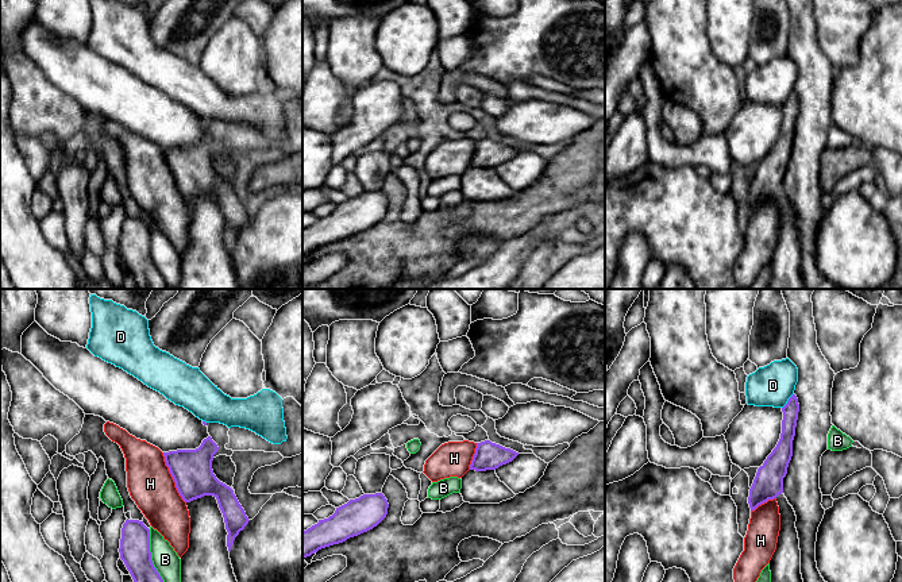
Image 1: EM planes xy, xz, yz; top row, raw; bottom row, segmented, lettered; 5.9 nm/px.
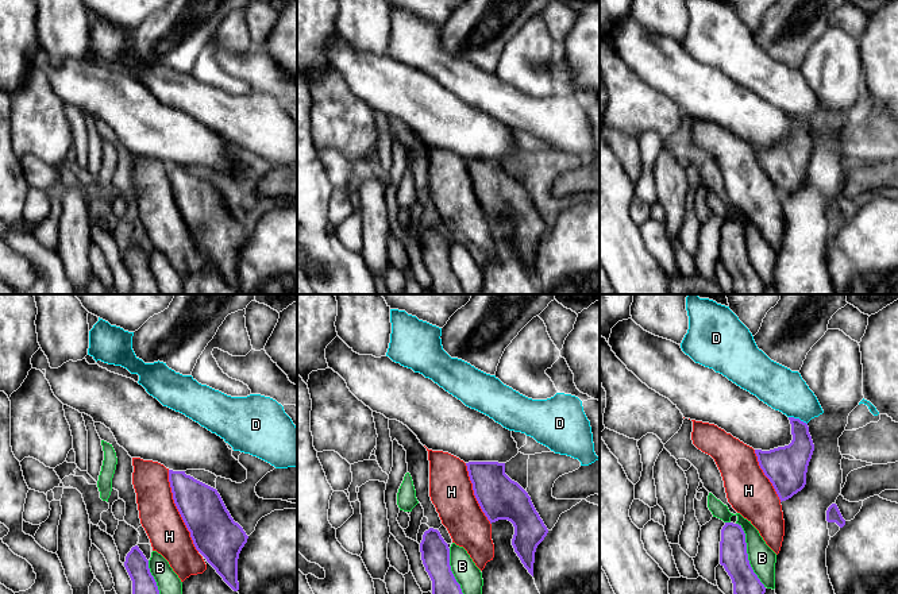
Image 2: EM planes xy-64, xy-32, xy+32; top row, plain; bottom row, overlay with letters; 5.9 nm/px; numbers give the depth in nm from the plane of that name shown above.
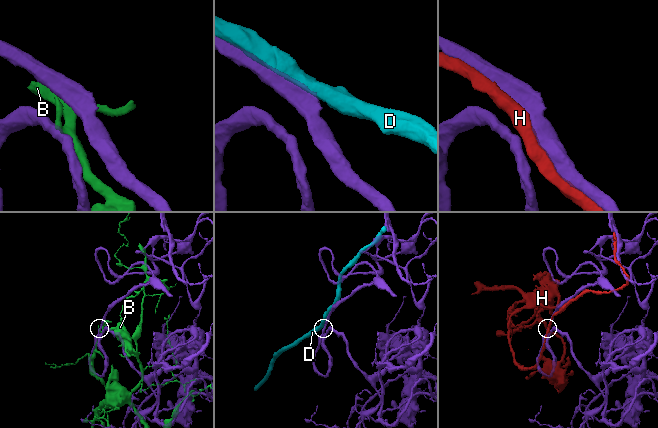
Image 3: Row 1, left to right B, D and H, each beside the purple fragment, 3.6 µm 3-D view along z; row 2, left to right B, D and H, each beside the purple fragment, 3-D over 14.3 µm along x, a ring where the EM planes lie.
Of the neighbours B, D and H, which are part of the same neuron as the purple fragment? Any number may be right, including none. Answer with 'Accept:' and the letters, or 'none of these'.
Accept: H

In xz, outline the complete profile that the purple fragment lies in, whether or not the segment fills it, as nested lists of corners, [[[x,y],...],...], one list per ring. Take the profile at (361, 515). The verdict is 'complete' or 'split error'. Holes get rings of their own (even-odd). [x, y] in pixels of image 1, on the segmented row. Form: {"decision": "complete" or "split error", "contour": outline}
{"decision": "complete", "contour": [[[382,493],[363,494],[336,508],[332,516],[302,531],[302,559],[373,529],[386,517],[388,508]]]}

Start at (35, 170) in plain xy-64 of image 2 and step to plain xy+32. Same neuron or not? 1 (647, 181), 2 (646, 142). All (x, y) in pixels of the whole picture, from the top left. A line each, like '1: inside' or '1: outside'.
1: outside
2: outside

